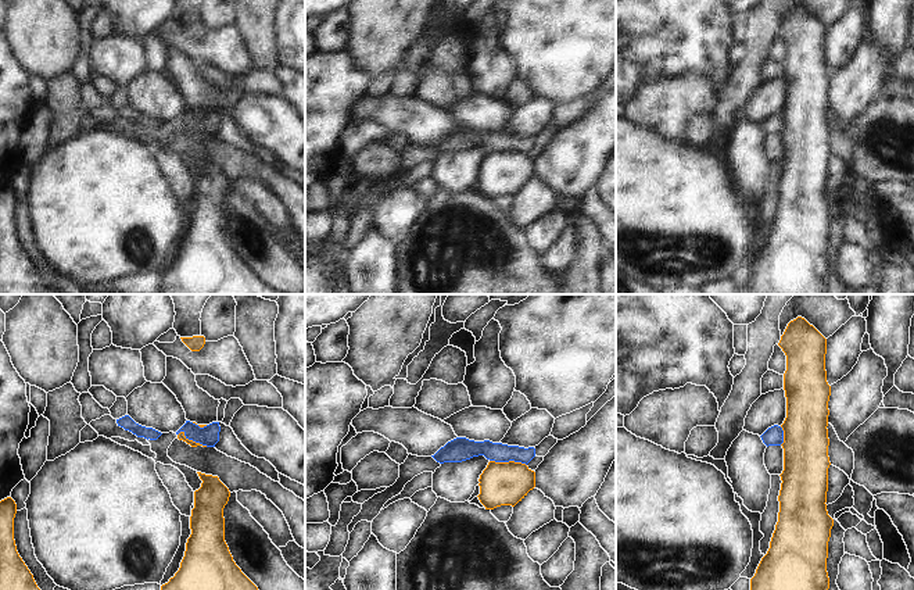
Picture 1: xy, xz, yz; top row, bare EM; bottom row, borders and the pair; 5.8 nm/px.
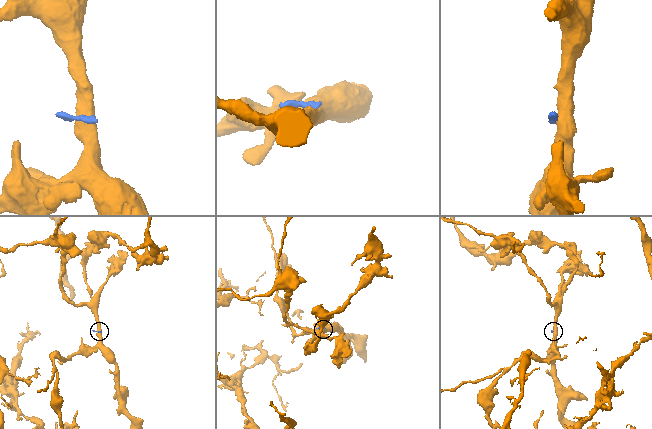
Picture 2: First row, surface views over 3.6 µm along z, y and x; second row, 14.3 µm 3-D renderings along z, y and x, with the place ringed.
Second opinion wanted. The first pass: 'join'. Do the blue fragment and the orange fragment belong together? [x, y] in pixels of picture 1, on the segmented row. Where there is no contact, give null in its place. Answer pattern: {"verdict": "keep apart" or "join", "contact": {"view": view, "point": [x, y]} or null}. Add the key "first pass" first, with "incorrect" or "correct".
{"first pass": "incorrect", "verdict": "keep apart", "contact": {"view": "xz", "point": [508, 461]}}

